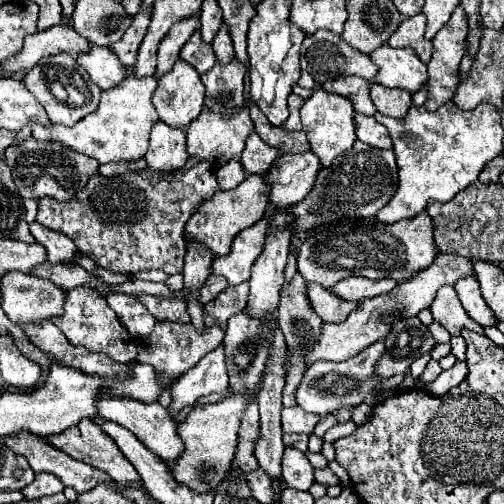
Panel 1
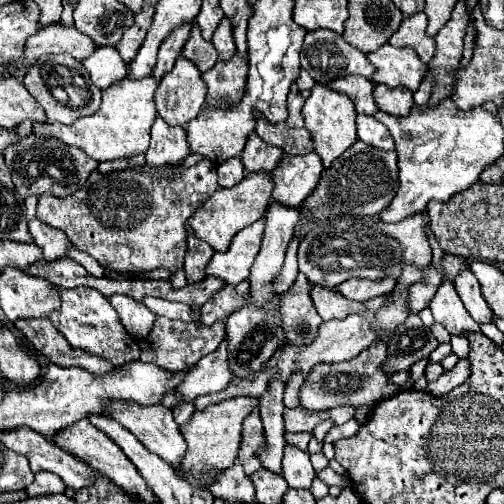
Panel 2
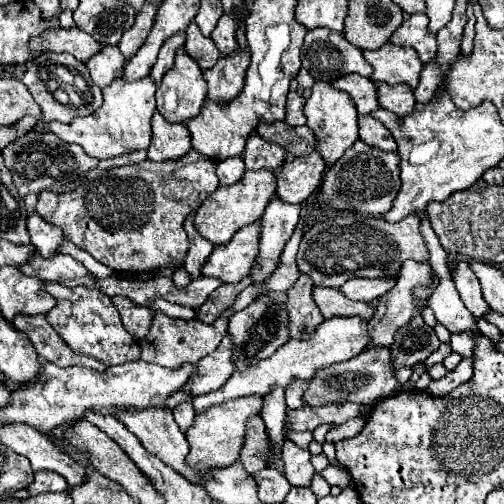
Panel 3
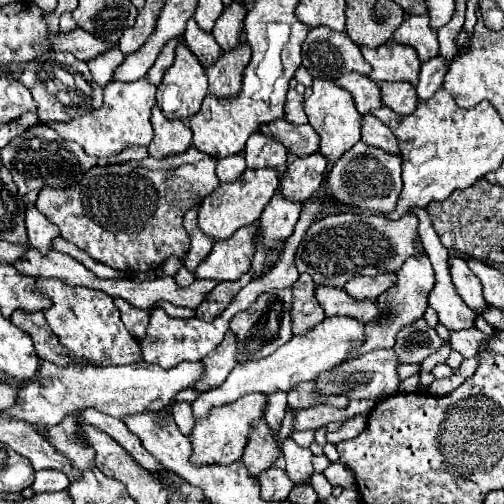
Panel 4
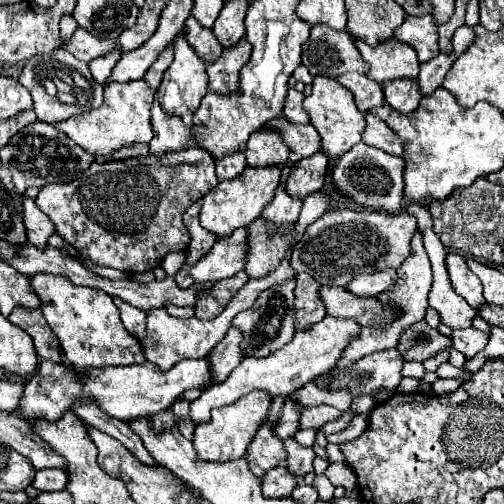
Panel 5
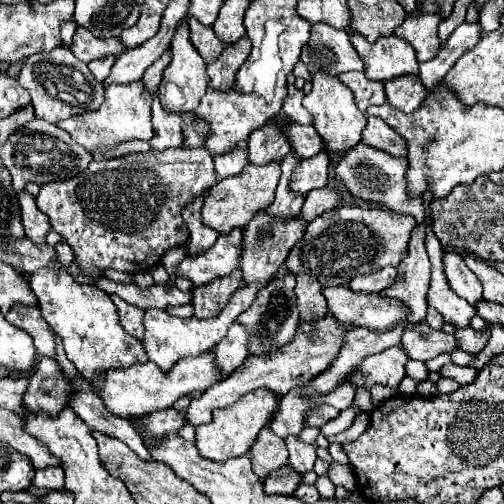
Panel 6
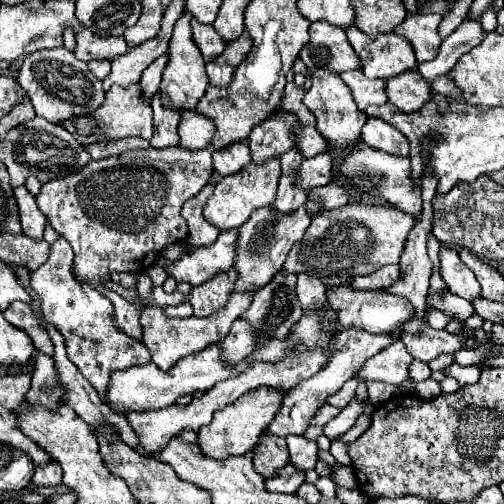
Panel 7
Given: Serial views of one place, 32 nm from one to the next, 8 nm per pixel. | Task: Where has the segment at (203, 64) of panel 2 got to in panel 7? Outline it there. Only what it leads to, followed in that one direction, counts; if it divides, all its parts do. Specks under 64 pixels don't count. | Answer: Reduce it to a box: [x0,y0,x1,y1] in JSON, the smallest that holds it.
[190,18,226,62]

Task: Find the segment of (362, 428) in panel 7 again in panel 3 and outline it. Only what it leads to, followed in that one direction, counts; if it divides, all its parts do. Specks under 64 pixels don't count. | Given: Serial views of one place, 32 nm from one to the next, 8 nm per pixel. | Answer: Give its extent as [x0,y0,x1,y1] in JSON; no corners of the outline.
[326,416,365,444]

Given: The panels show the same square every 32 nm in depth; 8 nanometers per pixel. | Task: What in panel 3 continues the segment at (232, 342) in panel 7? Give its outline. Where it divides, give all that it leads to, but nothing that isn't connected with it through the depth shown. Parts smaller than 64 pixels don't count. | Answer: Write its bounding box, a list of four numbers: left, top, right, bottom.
[182,334,234,398]

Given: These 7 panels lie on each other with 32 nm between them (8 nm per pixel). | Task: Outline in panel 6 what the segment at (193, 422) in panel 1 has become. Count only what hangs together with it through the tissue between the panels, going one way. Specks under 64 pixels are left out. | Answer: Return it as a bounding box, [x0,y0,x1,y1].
[194,390,278,460]

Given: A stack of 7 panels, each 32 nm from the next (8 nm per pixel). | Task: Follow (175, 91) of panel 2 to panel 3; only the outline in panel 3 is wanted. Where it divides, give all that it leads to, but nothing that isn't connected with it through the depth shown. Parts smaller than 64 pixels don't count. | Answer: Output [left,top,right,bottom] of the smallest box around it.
[156,50,208,124]

